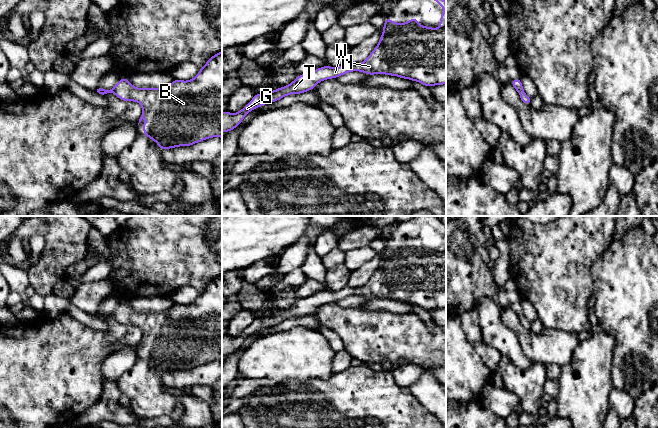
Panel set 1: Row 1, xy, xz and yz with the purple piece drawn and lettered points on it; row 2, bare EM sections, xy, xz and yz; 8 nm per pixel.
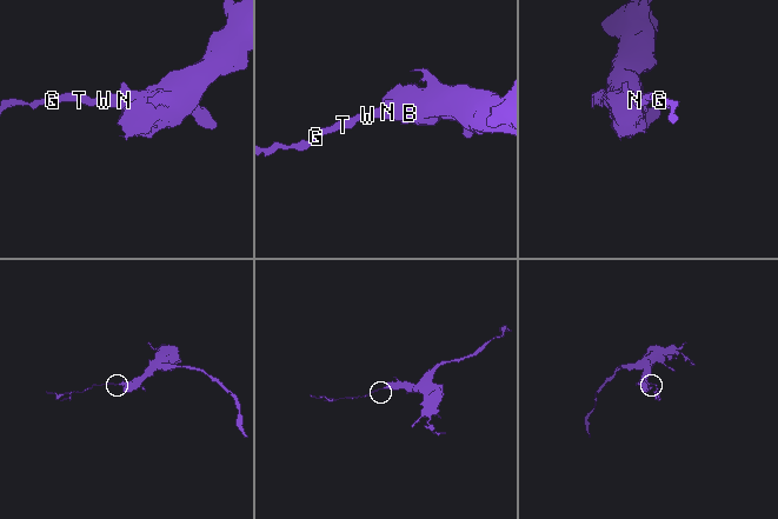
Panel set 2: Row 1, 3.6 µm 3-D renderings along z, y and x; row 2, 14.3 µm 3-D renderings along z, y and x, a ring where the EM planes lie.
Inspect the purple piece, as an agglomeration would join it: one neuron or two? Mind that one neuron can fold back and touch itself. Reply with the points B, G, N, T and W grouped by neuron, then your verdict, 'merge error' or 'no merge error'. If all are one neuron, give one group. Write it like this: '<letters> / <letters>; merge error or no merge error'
B G N T W; no merge error

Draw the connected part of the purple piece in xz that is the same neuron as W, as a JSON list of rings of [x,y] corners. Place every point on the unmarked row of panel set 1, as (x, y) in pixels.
[[[414,216],[410,221],[428,221],[444,232],[439,252],[422,250],[418,242],[396,247],[387,241],[379,267],[365,285],[358,288],[348,285],[339,291],[323,290],[298,299],[285,311],[255,318],[239,336],[222,336],[222,356],[238,351],[245,339],[258,331],[290,318],[305,317],[323,304],[352,295],[397,300],[427,311],[446,308],[446,226],[436,216]]]

